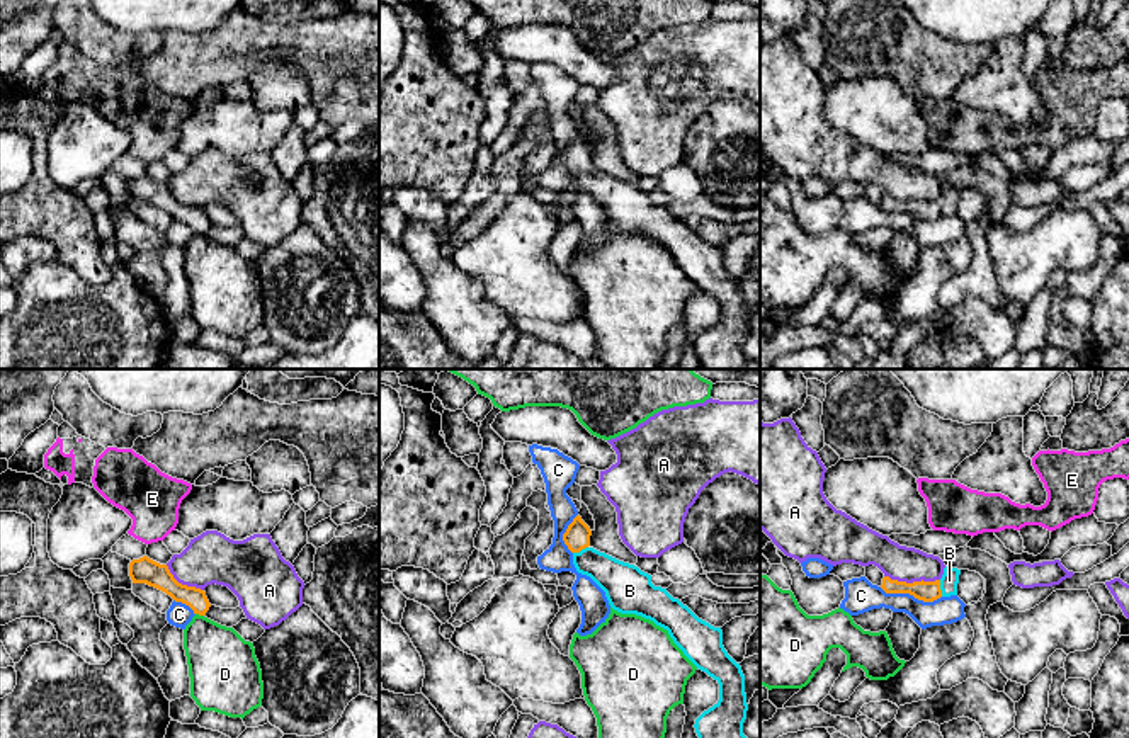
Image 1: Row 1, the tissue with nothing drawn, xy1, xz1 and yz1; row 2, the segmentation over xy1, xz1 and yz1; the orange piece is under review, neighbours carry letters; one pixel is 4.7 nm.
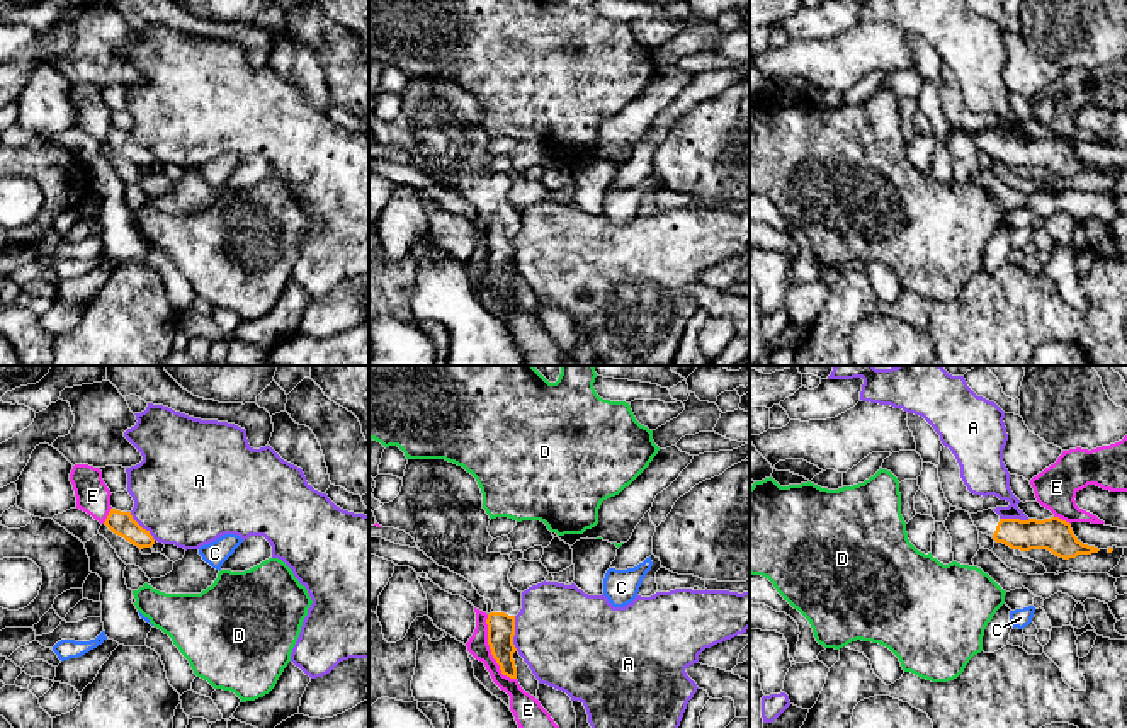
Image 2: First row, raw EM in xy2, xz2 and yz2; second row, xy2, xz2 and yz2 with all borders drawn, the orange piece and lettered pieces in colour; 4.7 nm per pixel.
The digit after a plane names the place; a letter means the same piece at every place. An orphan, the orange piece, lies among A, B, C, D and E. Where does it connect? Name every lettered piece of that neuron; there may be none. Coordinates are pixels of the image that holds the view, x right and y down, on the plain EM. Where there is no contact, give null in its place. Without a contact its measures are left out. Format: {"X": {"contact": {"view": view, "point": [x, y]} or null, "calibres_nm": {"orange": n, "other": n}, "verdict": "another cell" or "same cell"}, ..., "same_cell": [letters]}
{"A": {"contact": {"view": "yz1", "point": [913, 201]}, "calibres_nm": {"orange": 100, "other": 170}, "verdict": "another cell"}, "B": {"contact": {"view": "yz1", "point": [939, 208]}, "calibres_nm": {"orange": 100, "other": 90}, "verdict": "same cell"}, "C": {"contact": {"view": "yz1", "point": [910, 213]}, "calibres_nm": {"orange": 100, "other": 160}, "verdict": "another cell"}, "D": {"contact": {"view": "xy1", "point": [199, 233]}, "calibres_nm": {"orange": 100, "other": 300}, "verdict": "another cell"}, "E": {"contact": {"view": "xz2", "point": [490, 267]}, "calibres_nm": {"orange": 130, "other": 100}, "verdict": "another cell"}, "same_cell": ["B"]}

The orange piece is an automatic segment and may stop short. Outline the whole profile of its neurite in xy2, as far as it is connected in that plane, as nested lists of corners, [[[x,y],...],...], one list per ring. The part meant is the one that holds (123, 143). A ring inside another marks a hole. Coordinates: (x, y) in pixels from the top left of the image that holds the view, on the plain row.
[[[110,128],[105,141],[104,141],[114,153],[124,156],[131,163],[143,167],[151,167],[155,163],[153,155],[150,150],[143,148],[131,134],[131,131],[121,131]]]

